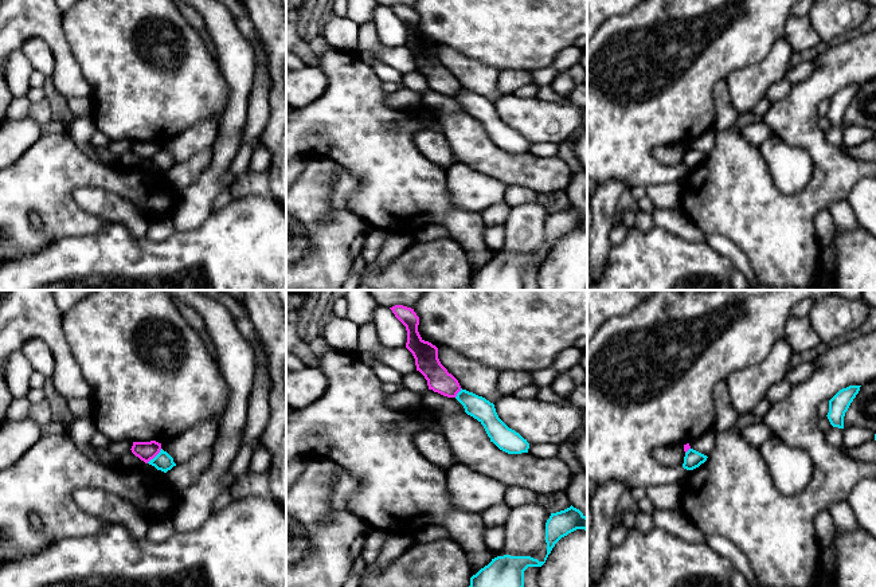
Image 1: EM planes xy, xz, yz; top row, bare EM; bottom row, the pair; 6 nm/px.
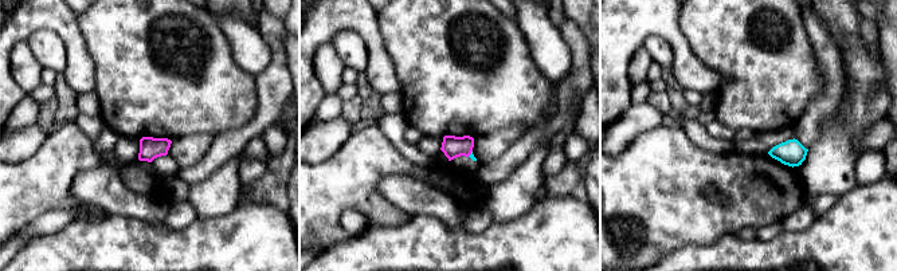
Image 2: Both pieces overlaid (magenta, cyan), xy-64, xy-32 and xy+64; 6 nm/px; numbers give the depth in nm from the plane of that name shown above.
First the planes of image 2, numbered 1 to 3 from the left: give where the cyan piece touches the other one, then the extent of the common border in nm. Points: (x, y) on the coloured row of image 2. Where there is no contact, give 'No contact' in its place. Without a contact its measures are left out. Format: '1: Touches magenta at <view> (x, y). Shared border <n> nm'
1: No contact
2: Touches magenta at xy-32 (470, 153). Shared border 50 nm
3: No contact

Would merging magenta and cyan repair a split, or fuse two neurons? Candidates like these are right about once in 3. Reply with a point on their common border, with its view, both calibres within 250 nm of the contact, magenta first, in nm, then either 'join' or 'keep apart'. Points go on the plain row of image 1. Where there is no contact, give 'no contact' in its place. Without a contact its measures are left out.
meets magenta in xy at (153, 156); 110 nm thick on the magenta side, 110 nm on the other; keep apart

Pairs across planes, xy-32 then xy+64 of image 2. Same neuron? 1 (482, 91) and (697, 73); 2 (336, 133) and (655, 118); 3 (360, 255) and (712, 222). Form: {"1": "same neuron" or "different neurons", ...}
{"1": "different neurons", "2": "same neuron", "3": "different neurons"}

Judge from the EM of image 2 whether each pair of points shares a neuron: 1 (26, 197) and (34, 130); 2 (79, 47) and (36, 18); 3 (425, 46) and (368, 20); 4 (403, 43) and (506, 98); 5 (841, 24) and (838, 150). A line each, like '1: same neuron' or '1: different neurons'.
1: different neurons
2: same neuron
3: different neurons
4: same neuron
5: same neuron

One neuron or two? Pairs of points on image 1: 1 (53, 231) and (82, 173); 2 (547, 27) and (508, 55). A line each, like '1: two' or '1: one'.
1: one
2: one

